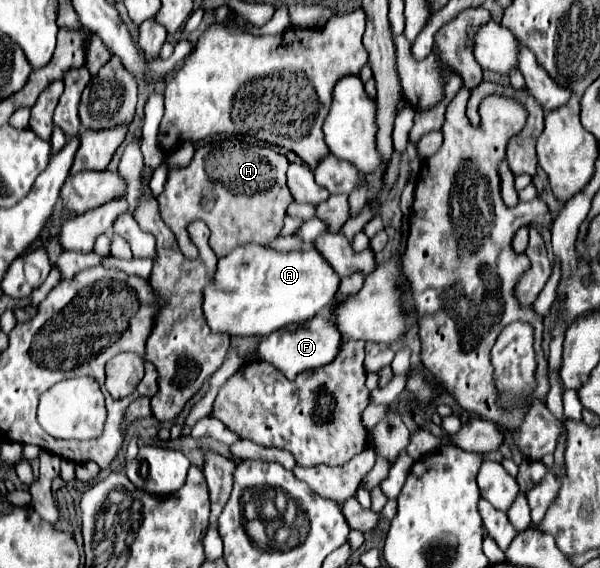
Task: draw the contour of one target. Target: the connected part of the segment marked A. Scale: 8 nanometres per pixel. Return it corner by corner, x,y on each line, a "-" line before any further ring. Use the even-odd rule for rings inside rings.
247,242
219,260
211,286
203,290
203,314
211,330
229,336
267,336
291,324
303,324
331,304
339,276
313,248
279,252

